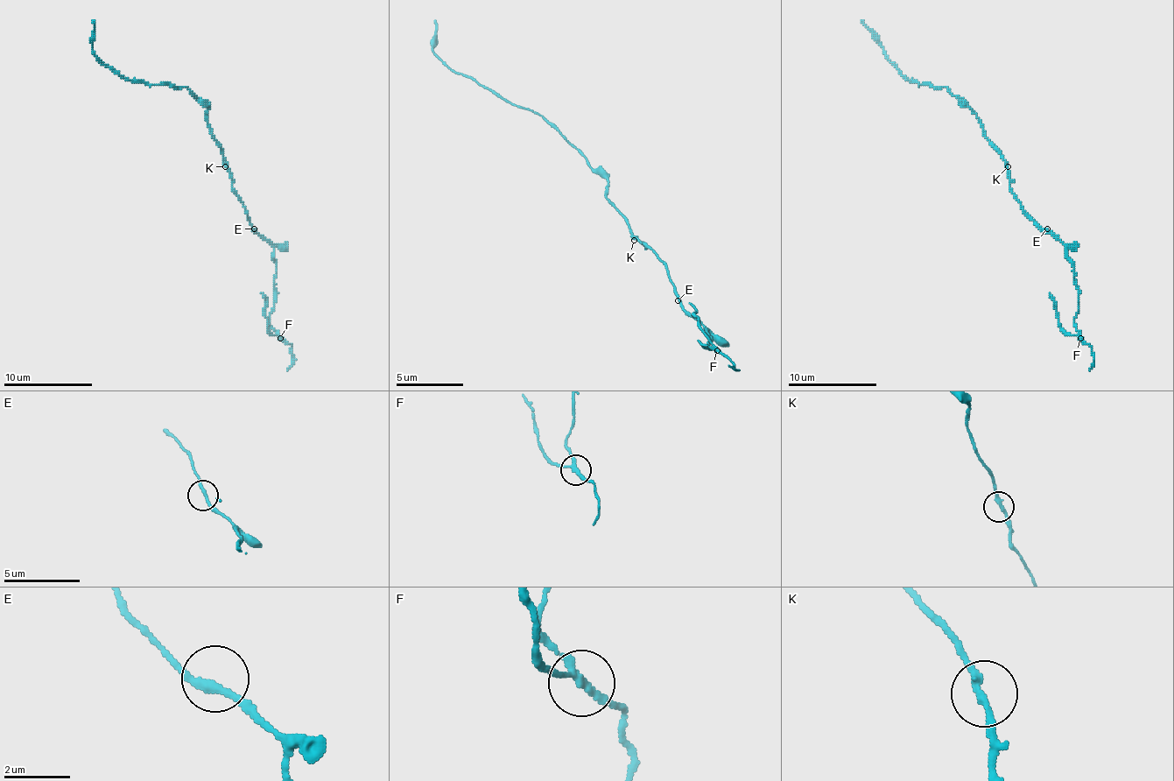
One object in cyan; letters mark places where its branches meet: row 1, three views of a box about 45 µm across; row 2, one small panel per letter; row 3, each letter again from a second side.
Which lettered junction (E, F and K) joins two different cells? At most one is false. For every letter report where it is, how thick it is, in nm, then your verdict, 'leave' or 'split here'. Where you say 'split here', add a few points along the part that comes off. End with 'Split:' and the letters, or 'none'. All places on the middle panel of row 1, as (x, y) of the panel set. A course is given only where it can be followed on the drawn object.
E: place (678, 300); calibre 220 nm; leave
F: place (717, 350); calibre 190 nm; split here; course (718, 350), (698, 324), (694, 311), (687, 304)
K: place (634, 240); calibre 220 nm; leave
Split: F

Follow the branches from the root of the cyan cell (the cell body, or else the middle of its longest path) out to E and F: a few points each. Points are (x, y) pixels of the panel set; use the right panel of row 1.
E: (1005, 165), (1009, 191), (1021, 207), (1043, 228), (1047, 228)
F: (1005, 165), (1009, 191), (1021, 207), (1067, 249), (1079, 291), (1074, 327), (1080, 337)

